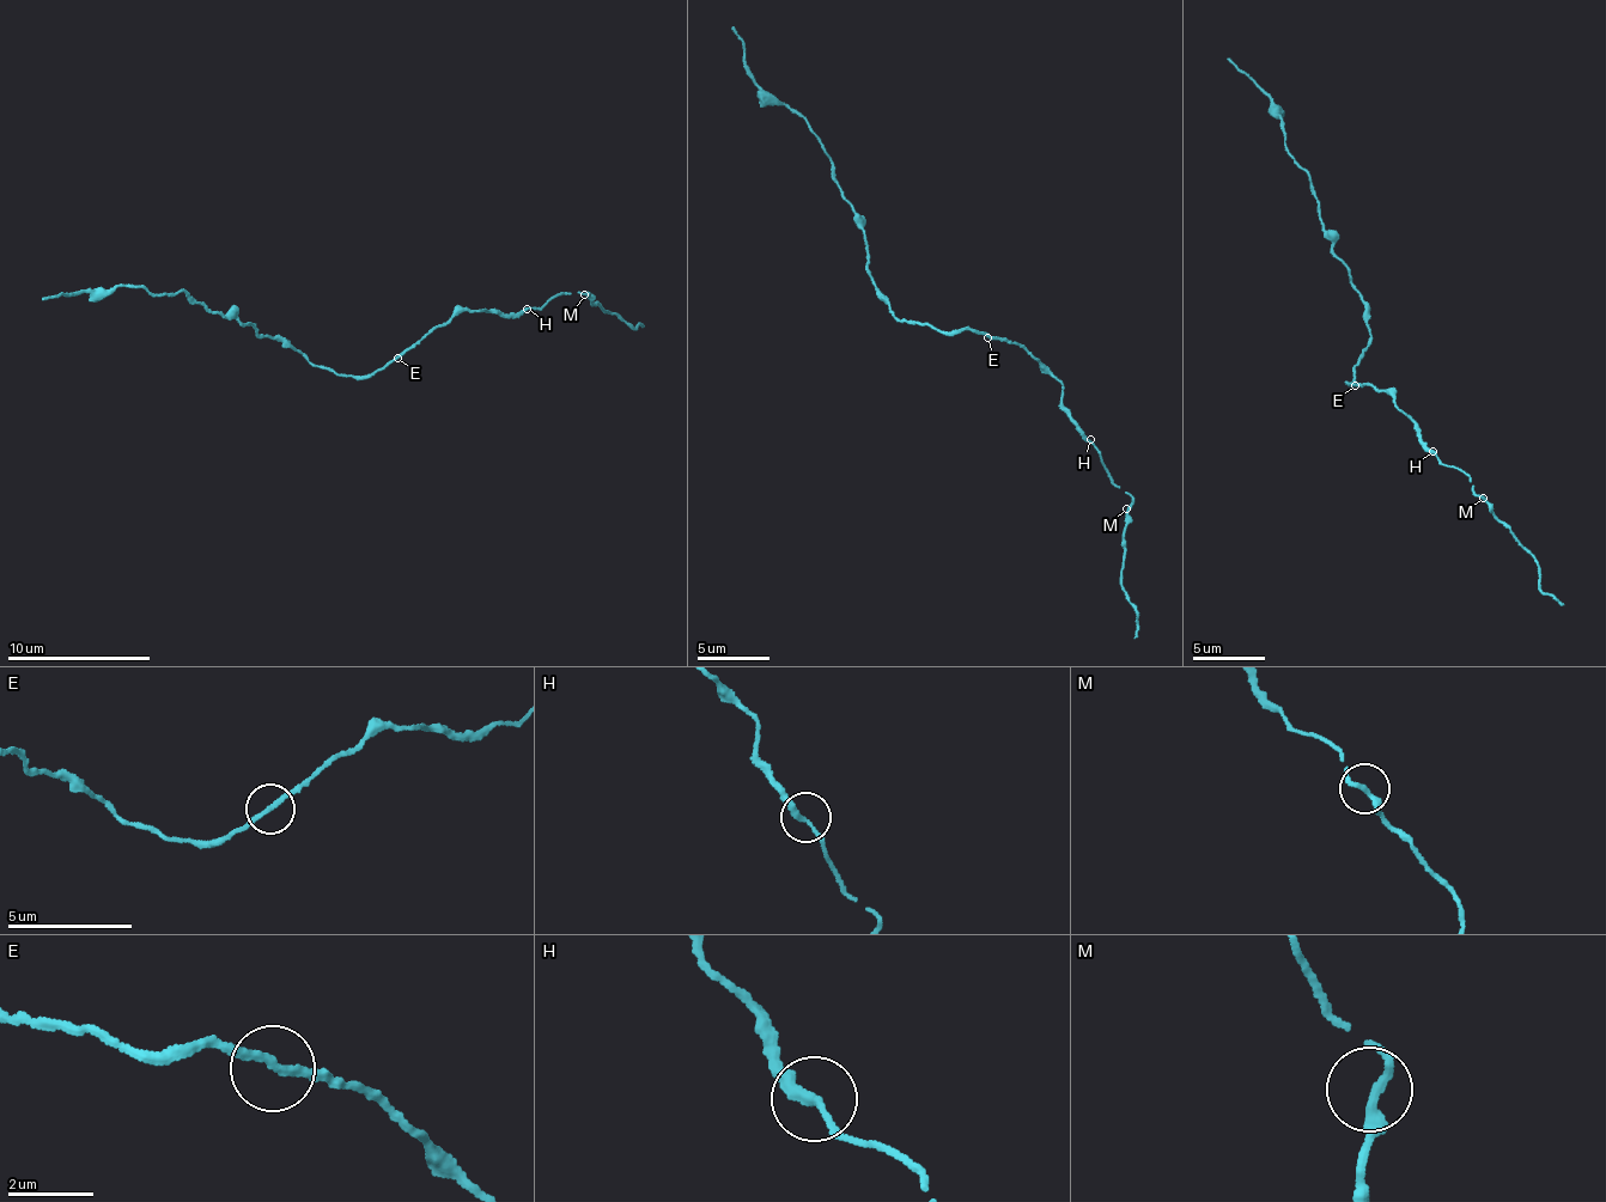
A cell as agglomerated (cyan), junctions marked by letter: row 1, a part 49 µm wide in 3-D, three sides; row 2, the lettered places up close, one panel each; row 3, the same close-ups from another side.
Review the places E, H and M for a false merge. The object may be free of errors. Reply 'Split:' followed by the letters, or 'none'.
Split: none

